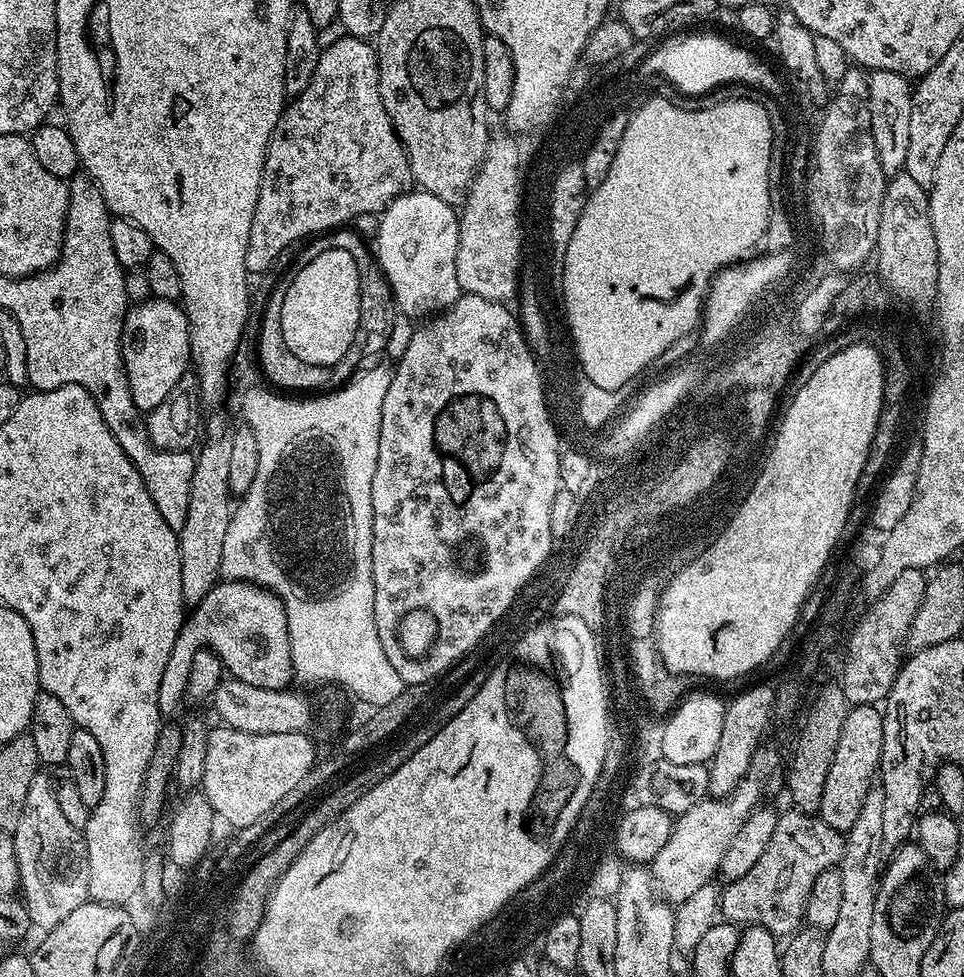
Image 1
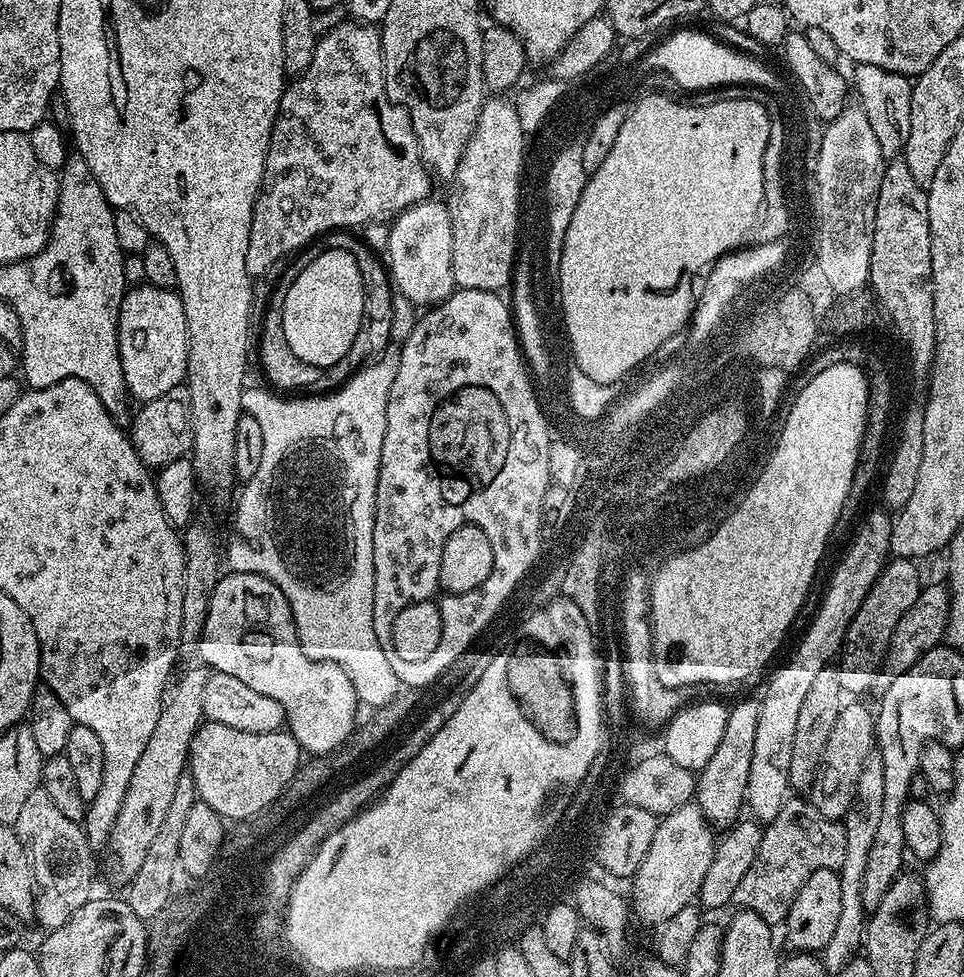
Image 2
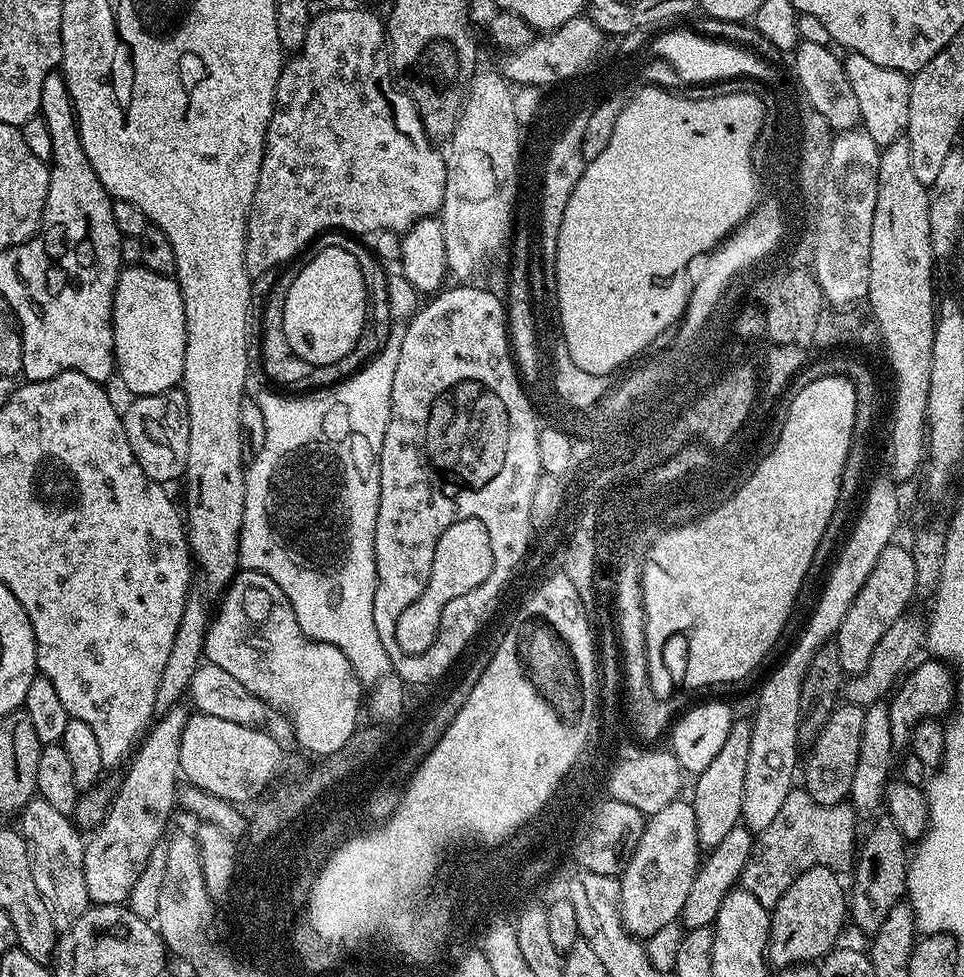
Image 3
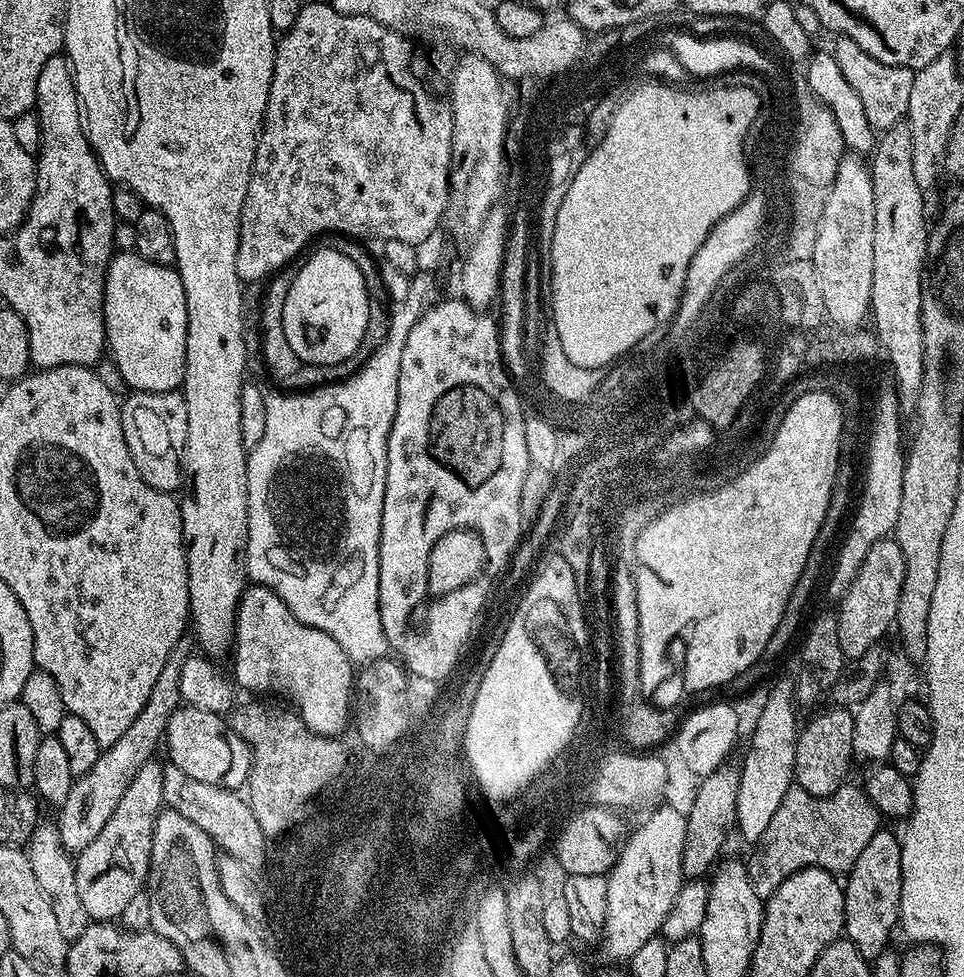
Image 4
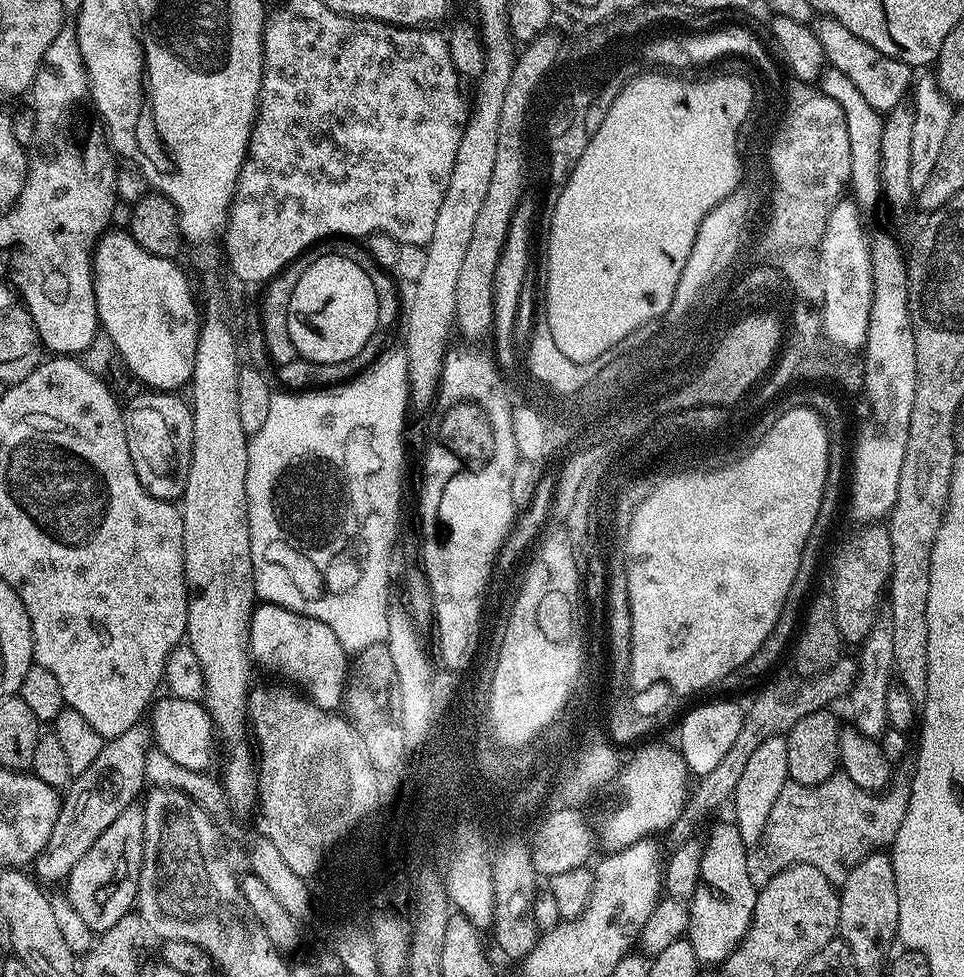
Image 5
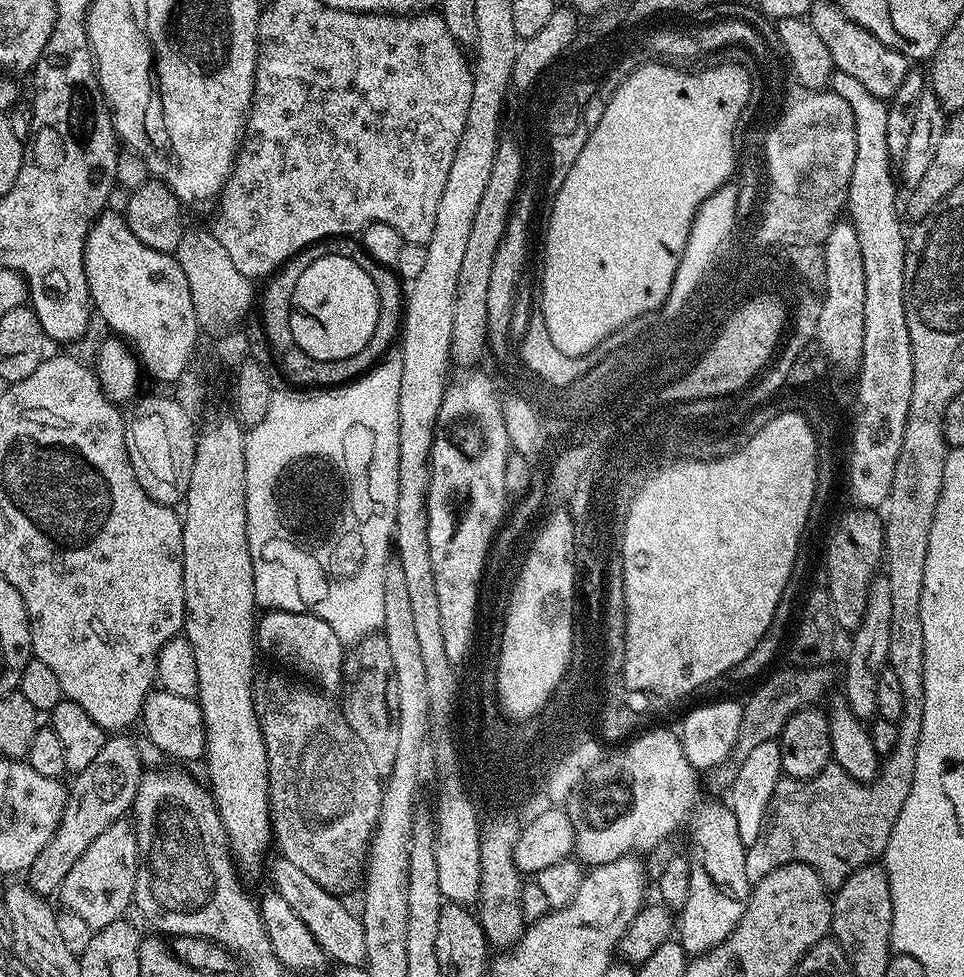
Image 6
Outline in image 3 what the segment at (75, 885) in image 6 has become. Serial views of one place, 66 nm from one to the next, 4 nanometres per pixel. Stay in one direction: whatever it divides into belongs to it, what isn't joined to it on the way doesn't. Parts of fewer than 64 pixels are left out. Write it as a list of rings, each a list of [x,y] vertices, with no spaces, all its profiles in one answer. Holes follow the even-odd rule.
[[[179,704],[163,713],[149,727],[127,765],[129,768],[120,789],[111,797],[107,816],[92,832],[97,831],[92,840],[90,836],[85,843],[84,873],[88,899],[92,904],[124,904],[152,850],[161,843],[166,822],[176,806],[179,747],[189,715],[189,709]]]

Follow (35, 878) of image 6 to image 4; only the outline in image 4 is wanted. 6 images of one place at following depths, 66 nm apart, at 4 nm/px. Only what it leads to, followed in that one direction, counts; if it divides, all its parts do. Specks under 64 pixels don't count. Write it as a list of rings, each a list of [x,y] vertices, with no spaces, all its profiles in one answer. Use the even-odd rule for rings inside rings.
[[[182,638],[178,641],[174,650],[170,650],[170,658],[166,658],[166,666],[162,666],[162,674],[158,674],[157,680],[154,681],[150,698],[146,698],[146,706],[142,706],[142,714],[138,714],[138,718],[130,722],[130,730],[126,730],[126,734],[122,734],[118,742],[101,751],[93,769],[73,781],[69,797],[59,807],[60,814],[56,818],[59,837],[69,853],[78,854],[94,842],[114,814],[119,799],[138,774],[138,770],[156,756],[156,747],[161,747],[164,731],[170,722],[170,714],[174,714],[174,710],[181,707],[182,662],[186,662],[186,658],[193,655],[193,652],[194,644],[191,639]]]

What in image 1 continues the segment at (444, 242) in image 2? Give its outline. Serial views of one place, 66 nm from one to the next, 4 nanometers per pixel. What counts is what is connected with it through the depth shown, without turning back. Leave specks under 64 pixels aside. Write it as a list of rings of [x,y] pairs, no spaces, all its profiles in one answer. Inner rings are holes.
[[[409,190],[391,200],[379,220],[374,243],[376,261],[384,271],[397,309],[413,318],[428,318],[443,312],[462,294],[456,273],[460,237],[457,209],[440,196]]]

